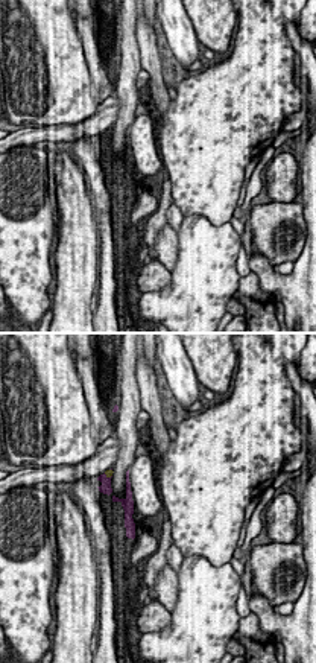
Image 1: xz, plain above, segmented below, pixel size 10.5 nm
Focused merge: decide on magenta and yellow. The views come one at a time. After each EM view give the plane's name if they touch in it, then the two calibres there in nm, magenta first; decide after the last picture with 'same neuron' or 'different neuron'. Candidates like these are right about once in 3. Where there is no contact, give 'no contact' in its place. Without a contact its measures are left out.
meets magenta in xz; 120 nm thick on the magenta side, 70 nm on the other

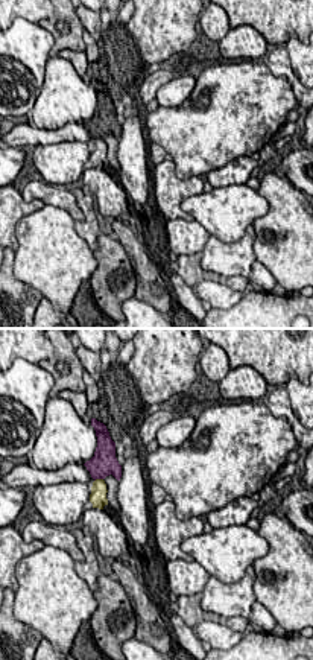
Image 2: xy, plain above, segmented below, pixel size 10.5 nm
meets magenta in xy; 280 nm thick on the magenta side, 180 nm on the other

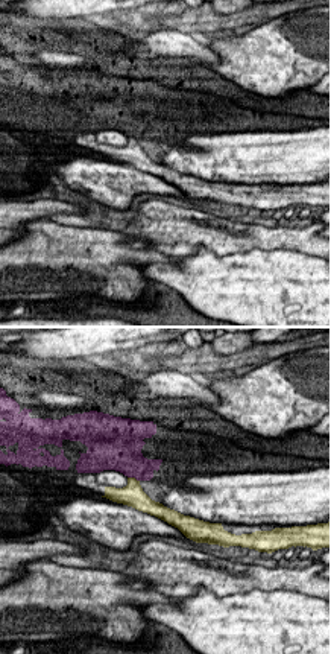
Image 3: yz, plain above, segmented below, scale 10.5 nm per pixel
meets magenta in yz; 360 nm thick on the magenta side, 240 nm on the other

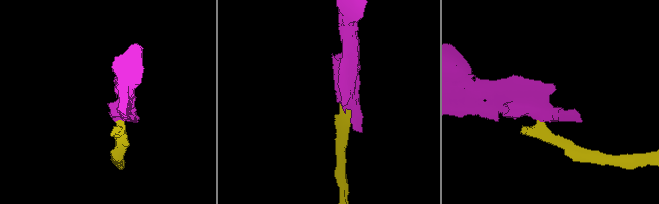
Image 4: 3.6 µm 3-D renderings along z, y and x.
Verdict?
different neuron

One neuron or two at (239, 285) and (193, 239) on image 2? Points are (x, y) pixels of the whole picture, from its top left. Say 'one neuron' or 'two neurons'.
two neurons

